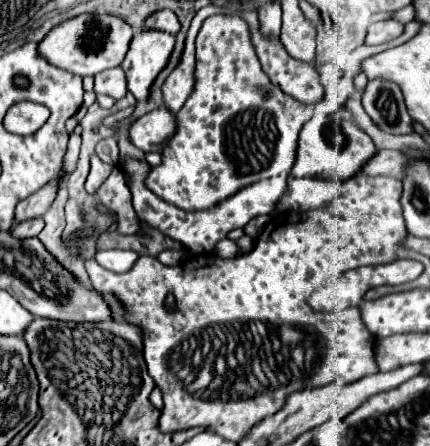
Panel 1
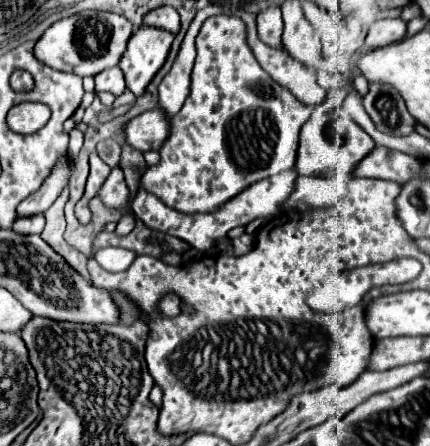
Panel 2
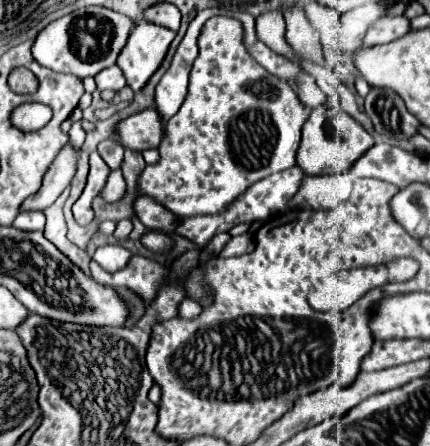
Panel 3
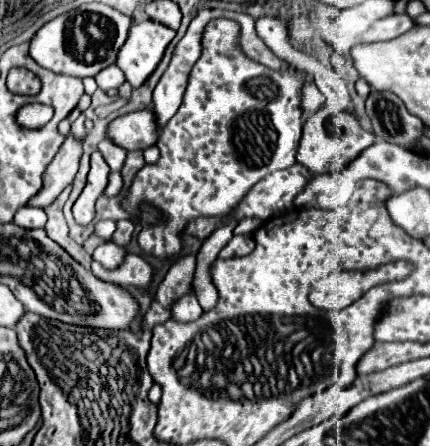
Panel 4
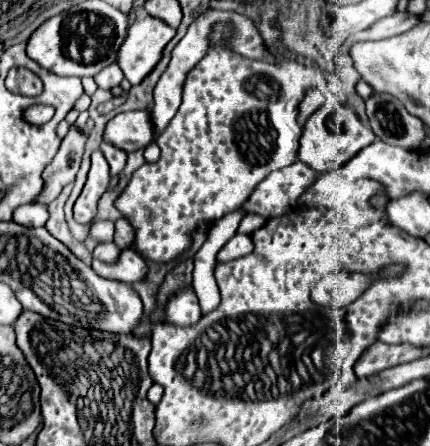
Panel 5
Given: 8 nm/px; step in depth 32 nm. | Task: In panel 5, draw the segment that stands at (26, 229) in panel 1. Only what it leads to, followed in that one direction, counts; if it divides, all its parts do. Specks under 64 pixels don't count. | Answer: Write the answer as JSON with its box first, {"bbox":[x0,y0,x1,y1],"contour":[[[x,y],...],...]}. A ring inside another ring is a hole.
{"bbox":[14,202,50,228],"contour":[[[30,202],[30,204],[24,204],[20,208],[16,208],[14,212],[14,220],[22,226],[30,226],[30,228],[36,228],[36,226],[44,226],[46,220],[48,220],[50,212],[48,212],[48,206],[46,204],[40,204],[40,202]]]}

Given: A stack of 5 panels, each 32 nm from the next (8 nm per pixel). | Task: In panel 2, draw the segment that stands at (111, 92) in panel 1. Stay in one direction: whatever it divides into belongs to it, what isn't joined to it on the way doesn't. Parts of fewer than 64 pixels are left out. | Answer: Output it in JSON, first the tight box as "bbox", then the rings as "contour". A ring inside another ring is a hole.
{"bbox":[96,66,126,96],"contour":[[[116,66],[116,68],[108,68],[104,72],[100,72],[96,76],[96,92],[112,92],[114,96],[120,96],[122,90],[126,88],[126,82],[124,82],[124,74],[122,70]]]}

